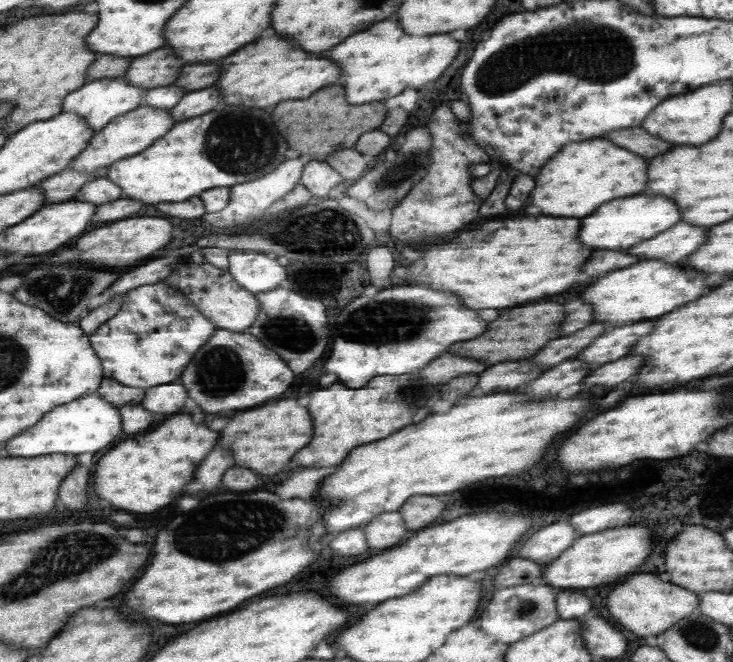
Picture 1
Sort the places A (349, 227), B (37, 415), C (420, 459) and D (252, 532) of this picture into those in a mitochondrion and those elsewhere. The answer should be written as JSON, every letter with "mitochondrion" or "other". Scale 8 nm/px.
{"A":"mitochondrion","B":"other","C":"other","D":"mitochondrion"}

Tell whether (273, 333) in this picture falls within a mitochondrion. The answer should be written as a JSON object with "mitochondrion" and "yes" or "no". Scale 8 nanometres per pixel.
{"mitochondrion":"yes"}

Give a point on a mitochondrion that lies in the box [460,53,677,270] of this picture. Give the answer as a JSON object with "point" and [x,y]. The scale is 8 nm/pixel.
{"point":[507,85]}

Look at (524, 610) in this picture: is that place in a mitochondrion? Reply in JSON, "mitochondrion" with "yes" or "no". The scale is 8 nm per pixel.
{"mitochondrion":"yes"}

